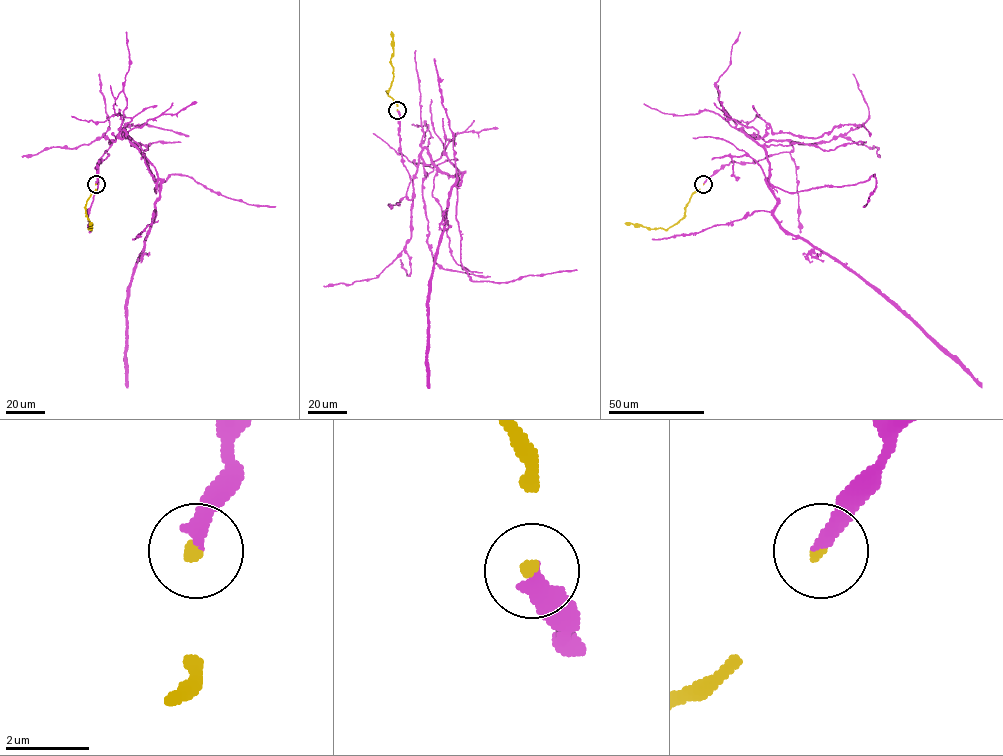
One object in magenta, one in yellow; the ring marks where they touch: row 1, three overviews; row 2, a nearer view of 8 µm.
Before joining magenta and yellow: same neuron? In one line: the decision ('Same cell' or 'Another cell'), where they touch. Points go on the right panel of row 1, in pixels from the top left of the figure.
Same cell. Place: (703, 184)

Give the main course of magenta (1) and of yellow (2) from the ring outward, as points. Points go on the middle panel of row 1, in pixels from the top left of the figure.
1: (397, 110), (409, 200), (425, 147), (442, 172), (464, 172), (450, 192), (431, 279), (429, 388)
2: (397, 110), (397, 104), (387, 92), (393, 80), (391, 31)

